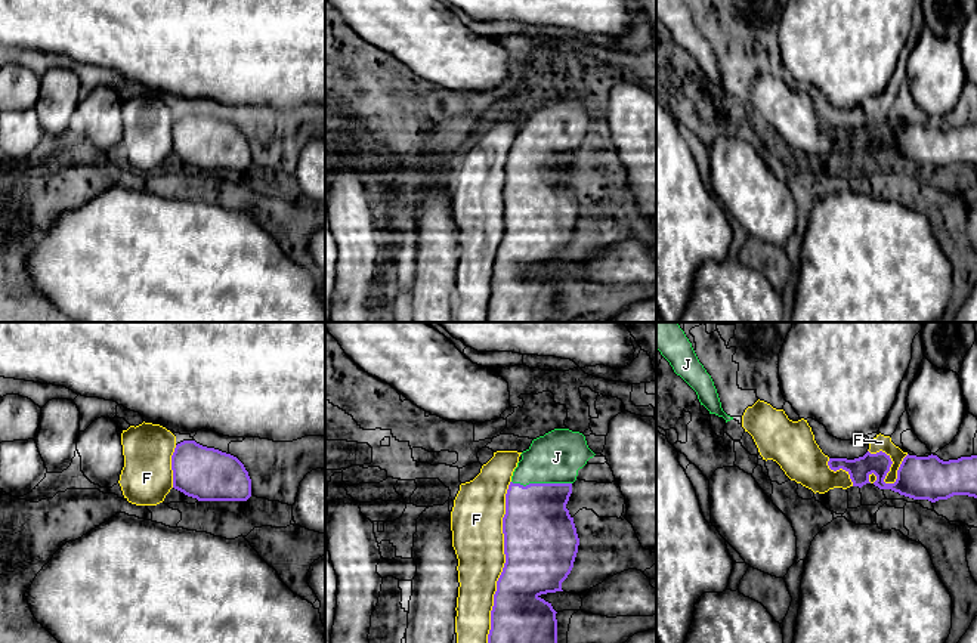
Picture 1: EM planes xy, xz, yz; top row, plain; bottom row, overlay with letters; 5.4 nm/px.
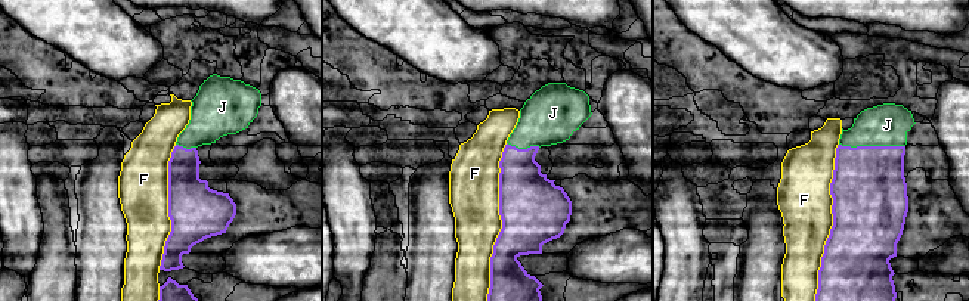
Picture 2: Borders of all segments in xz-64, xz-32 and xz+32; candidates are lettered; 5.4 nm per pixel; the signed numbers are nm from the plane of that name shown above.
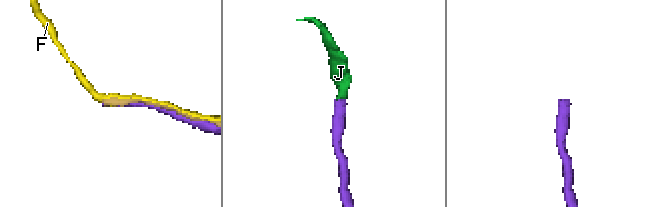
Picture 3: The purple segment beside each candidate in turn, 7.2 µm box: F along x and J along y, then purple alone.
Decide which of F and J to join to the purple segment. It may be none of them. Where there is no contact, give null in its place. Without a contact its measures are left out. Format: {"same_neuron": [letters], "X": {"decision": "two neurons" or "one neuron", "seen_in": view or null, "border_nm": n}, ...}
{"same_neuron": ["J"], "F": {"decision": "two neurons", "seen_in": "xz", "border_nm": 950}, "J": {"decision": "one neuron", "seen_in": "xz", "border_nm": 320}}

